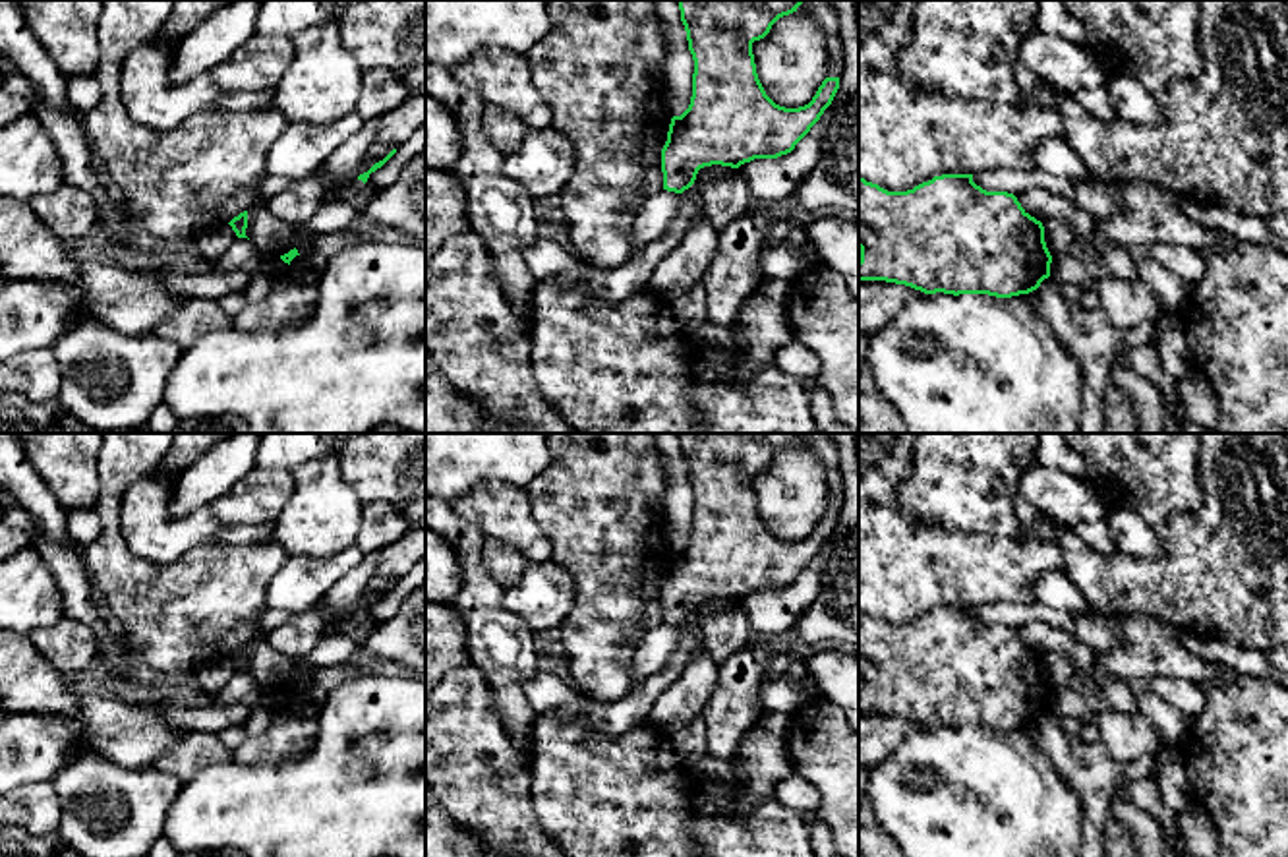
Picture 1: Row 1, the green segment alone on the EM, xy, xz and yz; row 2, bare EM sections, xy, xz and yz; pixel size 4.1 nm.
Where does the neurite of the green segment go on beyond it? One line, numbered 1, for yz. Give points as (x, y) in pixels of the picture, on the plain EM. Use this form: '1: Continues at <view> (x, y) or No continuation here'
1: No continuation here

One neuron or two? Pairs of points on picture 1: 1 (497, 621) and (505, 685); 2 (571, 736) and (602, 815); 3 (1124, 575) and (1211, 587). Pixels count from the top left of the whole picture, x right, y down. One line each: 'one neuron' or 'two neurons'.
1: one neuron
2: one neuron
3: one neuron

